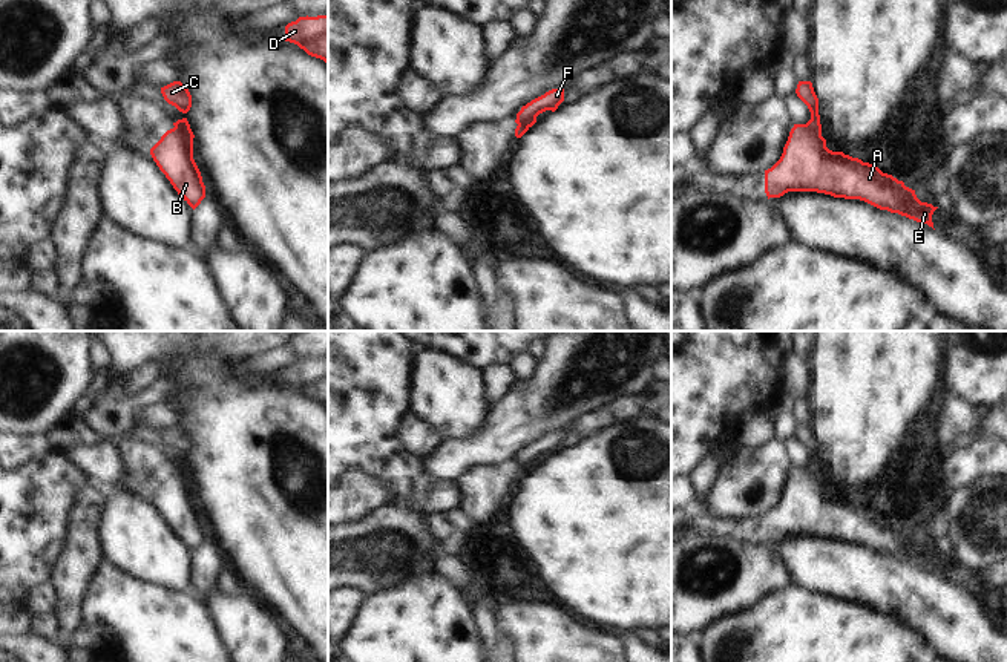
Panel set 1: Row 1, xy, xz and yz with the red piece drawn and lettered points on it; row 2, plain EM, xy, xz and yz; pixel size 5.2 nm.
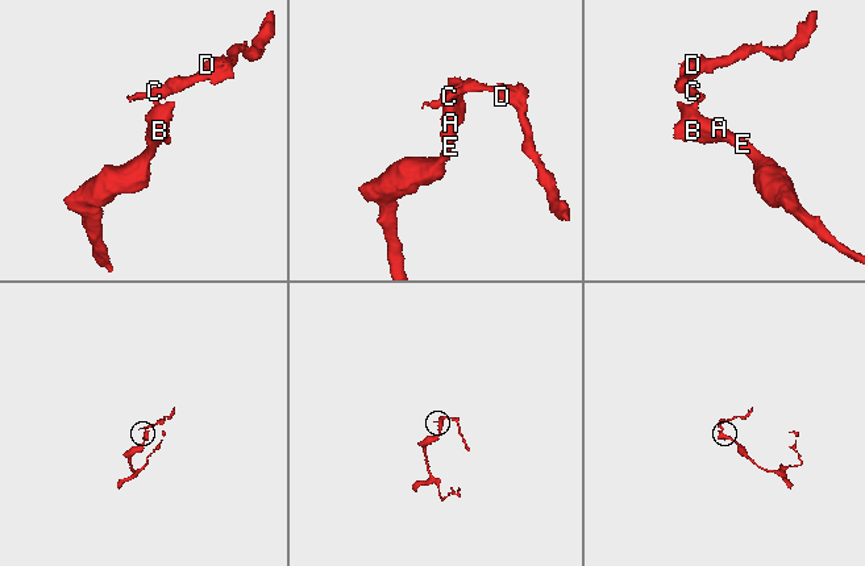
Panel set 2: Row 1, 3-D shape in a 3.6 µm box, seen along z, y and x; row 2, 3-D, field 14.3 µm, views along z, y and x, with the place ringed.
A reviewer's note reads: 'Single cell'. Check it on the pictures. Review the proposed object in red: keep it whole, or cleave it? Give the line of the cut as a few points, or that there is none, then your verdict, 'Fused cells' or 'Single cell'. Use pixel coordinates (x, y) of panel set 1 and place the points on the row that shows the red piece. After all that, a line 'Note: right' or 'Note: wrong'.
Split along yz (806, 123), (813, 129), (820, 131). Fused cells
Note: wrong

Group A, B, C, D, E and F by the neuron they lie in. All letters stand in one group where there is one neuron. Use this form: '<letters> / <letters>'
A B E F / C D

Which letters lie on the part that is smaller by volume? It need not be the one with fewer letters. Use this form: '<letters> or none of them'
C, D

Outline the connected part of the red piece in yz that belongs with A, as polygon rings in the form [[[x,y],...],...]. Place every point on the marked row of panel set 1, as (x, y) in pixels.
[[[794,124],[780,159],[765,170],[768,199],[788,192],[817,192],[860,199],[932,228],[932,215],[938,208],[921,202],[915,190],[883,173],[875,164],[829,150],[822,130],[812,130],[808,124]]]

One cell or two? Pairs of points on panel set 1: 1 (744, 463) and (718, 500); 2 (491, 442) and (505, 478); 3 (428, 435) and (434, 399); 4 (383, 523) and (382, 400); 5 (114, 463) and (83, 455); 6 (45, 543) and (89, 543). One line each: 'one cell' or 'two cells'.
1: one cell
2: two cells
3: two cells
4: two cells
5: one cell
6: two cells

